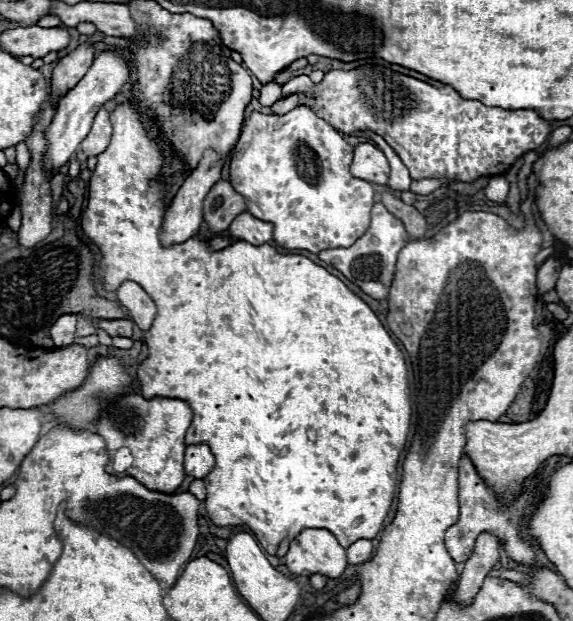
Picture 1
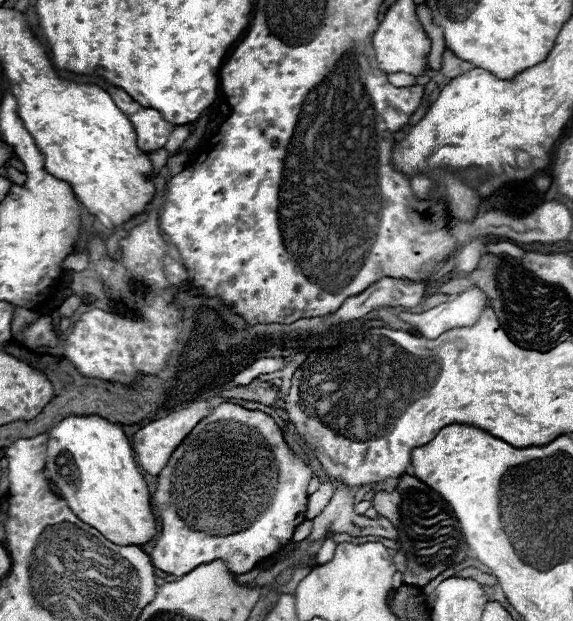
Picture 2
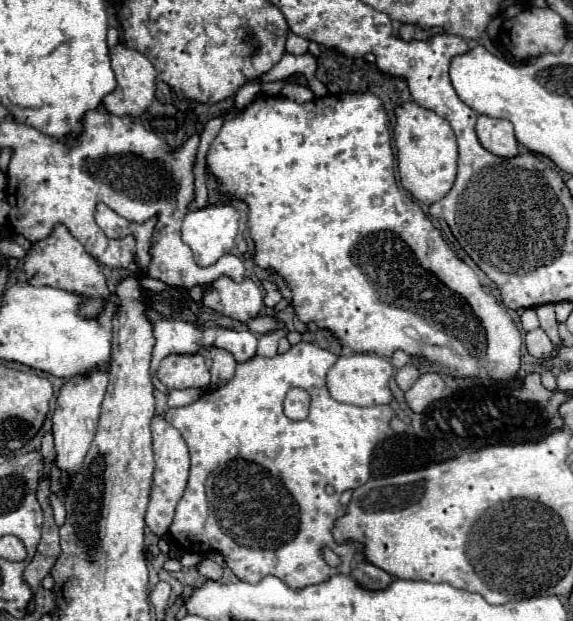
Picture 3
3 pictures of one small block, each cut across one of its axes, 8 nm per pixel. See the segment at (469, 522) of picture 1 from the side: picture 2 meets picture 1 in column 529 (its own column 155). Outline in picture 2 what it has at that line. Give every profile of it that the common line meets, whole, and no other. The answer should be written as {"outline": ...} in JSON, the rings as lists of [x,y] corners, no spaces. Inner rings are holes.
{"outline":[[[228,402],[216,406],[190,430],[158,474],[152,502],[162,530],[150,552],[152,564],[162,572],[182,576],[194,570],[194,566],[202,566],[202,562],[222,558],[232,574],[250,572],[262,558],[282,550],[290,542],[296,526],[306,520],[310,478],[310,466],[292,454],[270,416]]]}

